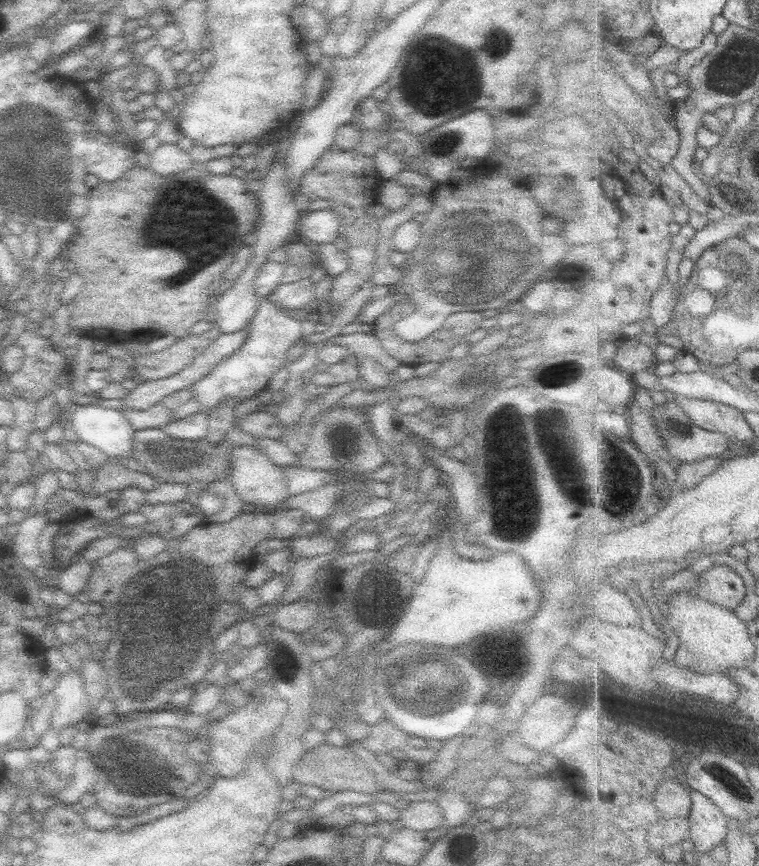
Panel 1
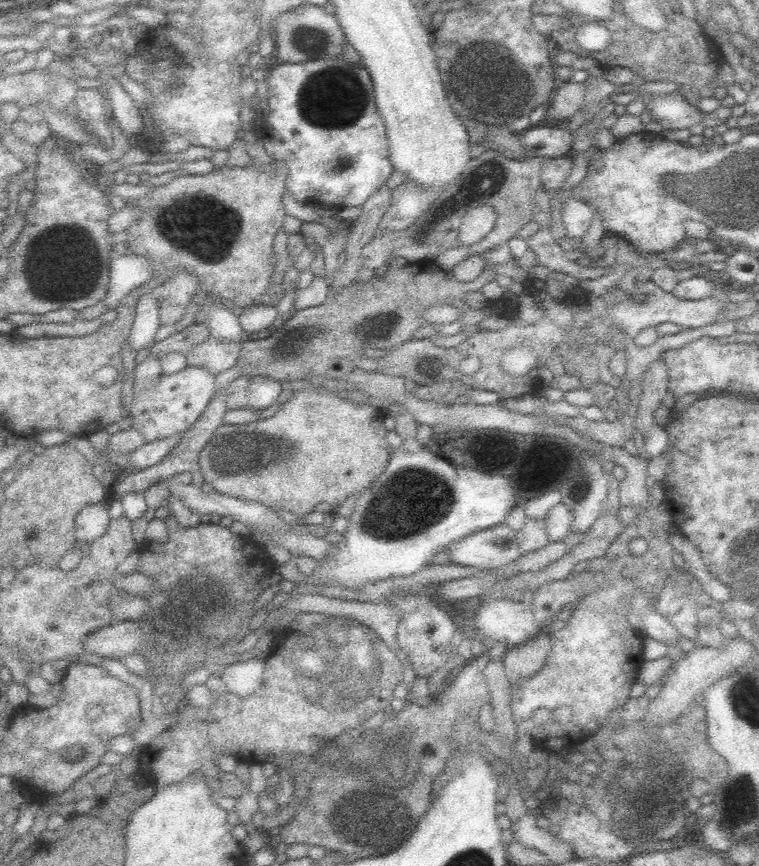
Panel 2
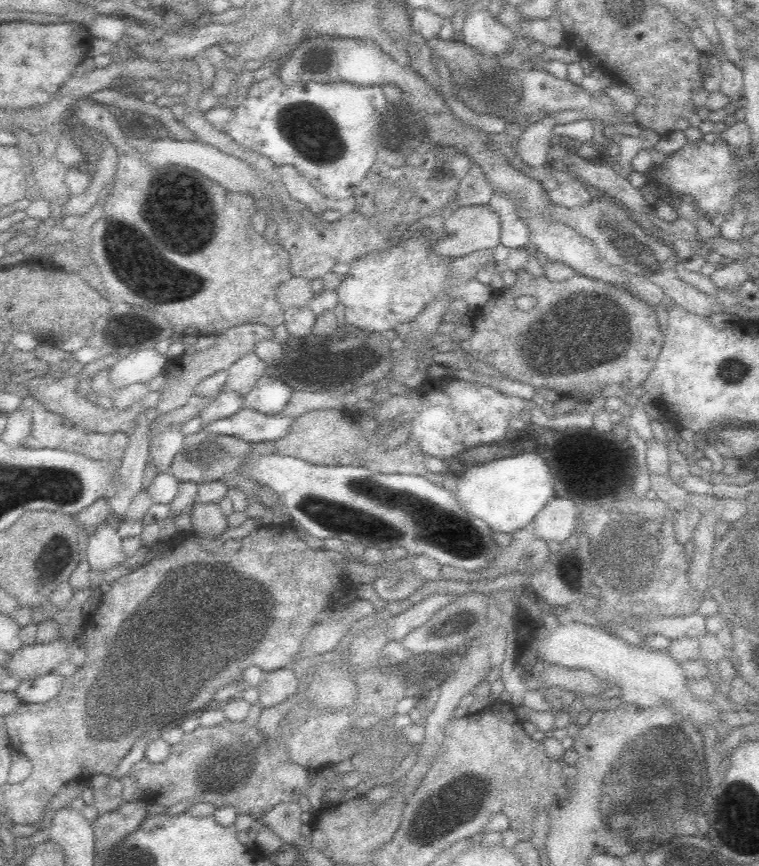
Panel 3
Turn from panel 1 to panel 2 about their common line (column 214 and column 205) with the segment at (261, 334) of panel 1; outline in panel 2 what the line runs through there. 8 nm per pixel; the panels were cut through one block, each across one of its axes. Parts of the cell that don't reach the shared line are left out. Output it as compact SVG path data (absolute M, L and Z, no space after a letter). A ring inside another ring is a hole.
M188 366L186 370L172 376L160 374L156 380L152 380L146 392L134 394L130 416L138 432L144 434L145 443L170 438L170 436L180 436L188 431L216 394L215 378L216 374L203 366Z

